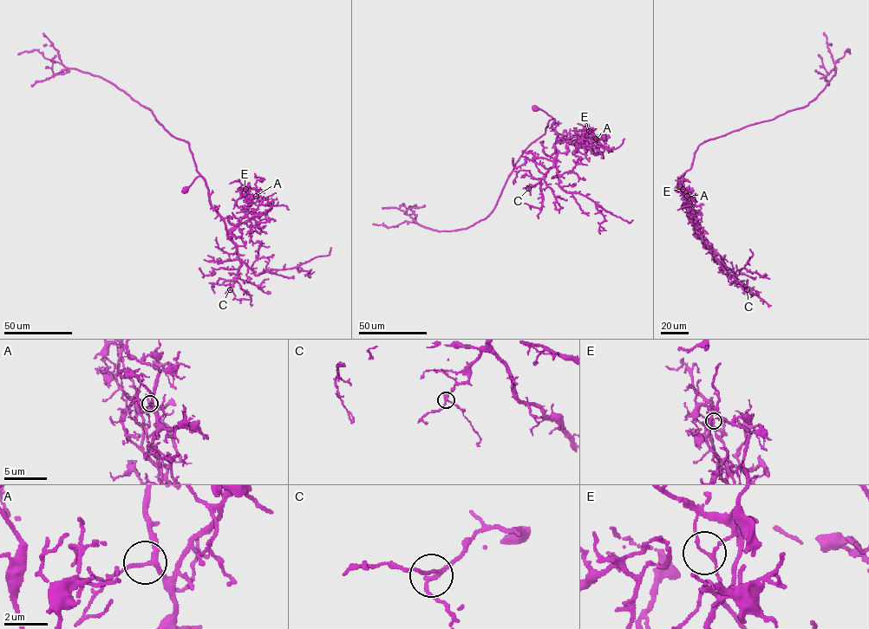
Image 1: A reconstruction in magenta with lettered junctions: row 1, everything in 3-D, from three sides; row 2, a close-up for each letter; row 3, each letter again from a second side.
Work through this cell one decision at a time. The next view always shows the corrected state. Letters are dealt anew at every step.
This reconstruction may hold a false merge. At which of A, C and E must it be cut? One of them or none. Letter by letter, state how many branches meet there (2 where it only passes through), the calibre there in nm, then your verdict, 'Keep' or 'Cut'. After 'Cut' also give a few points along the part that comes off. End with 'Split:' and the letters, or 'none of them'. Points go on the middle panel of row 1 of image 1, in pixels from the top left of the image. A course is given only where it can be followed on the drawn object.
A: Branches: 3. Thickness 170 nm. Keep
C: Branches: 3. Thickness 110 nm. Keep
E: Branches: 3. Thickness 110 nm. Cut. Course of the part to remove: (589, 131), (574, 152), (580, 158), (572, 160)
Split: E

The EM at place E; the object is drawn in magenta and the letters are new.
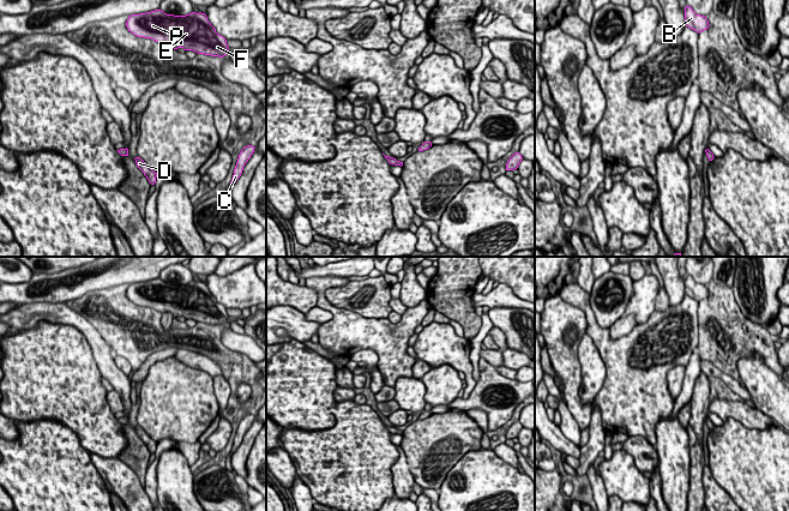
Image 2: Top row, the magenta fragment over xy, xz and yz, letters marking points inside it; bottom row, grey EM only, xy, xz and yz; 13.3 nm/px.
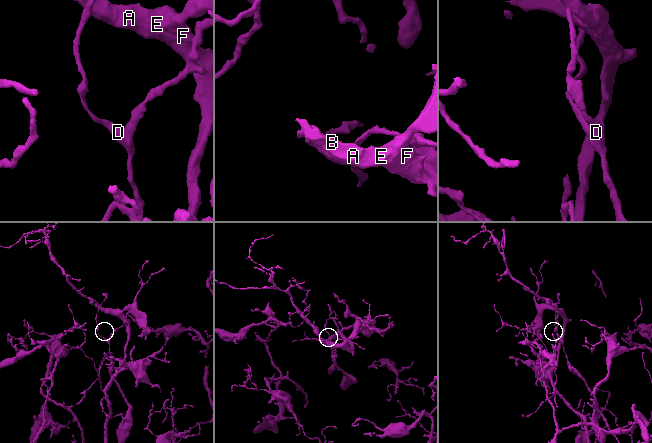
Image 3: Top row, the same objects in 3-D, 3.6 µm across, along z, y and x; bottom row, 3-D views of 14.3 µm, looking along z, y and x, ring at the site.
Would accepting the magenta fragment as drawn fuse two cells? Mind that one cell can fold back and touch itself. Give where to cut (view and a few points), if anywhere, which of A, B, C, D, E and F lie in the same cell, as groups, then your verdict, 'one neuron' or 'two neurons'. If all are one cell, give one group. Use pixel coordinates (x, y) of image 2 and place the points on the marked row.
cut xz (396, 160), (391, 163); groups A B C E F / D; two neurons

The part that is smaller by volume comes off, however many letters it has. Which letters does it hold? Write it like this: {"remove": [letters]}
{"remove": ["D"]}

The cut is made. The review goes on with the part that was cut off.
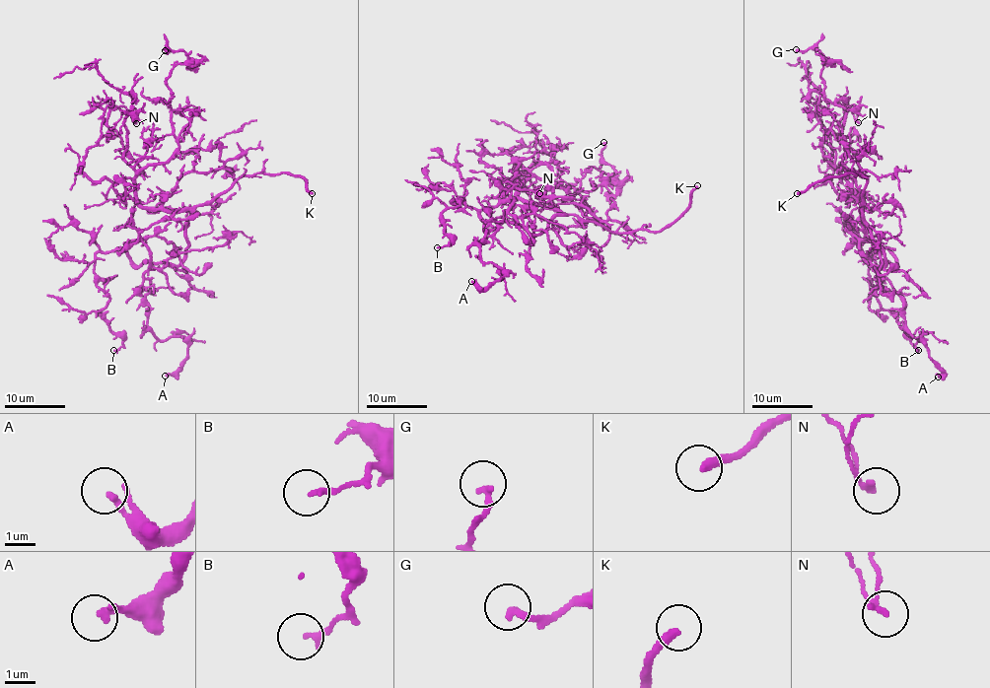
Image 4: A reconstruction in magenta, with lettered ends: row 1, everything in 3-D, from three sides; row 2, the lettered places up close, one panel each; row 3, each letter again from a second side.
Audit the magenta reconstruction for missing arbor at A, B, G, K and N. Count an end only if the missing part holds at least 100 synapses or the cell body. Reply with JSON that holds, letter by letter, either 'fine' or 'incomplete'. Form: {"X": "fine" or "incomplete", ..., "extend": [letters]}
{"A": "fine", "B": "fine", "G": "fine", "K": "incomplete", "N": "fine", "extend": ["K"]}

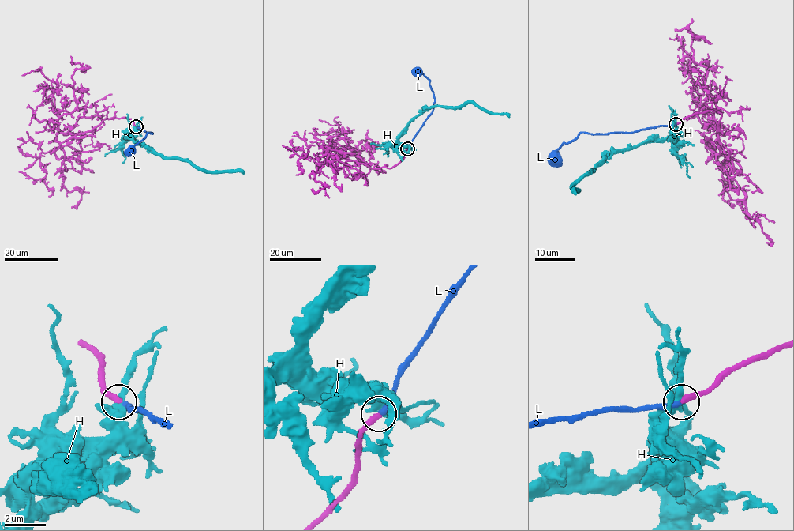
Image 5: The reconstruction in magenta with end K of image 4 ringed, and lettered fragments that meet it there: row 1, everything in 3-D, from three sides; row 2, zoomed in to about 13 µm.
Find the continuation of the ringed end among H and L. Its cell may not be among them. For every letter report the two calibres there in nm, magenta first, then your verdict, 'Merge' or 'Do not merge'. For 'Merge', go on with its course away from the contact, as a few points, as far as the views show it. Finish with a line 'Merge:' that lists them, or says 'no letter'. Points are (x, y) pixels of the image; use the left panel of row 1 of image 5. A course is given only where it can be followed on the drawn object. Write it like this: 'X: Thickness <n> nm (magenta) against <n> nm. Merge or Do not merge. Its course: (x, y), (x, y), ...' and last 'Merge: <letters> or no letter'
H: Thickness 300 nm (magenta) against 280 nm. Do not merge
L: Thickness 300 nm (magenta) against 280 nm. Merge. Its course: (136, 126), (152, 133), (147, 133), (129, 152)
Merge: L

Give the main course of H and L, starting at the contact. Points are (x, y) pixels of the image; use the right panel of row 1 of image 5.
H: (676, 124), (664, 138), (649, 138), (604, 156), (575, 181), (572, 186), (576, 193)
L: (676, 124), (634, 132), (604, 134), (581, 132), (573, 140), (562, 143), (557, 151), (559, 160), (556, 161)

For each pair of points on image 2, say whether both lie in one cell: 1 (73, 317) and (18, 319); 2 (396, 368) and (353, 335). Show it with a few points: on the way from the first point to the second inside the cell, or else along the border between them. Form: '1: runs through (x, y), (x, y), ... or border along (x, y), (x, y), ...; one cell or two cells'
1: runs through (60, 313), (31, 313); one cell
2: runs through (390, 356), (368, 335), (365, 335); one cell

